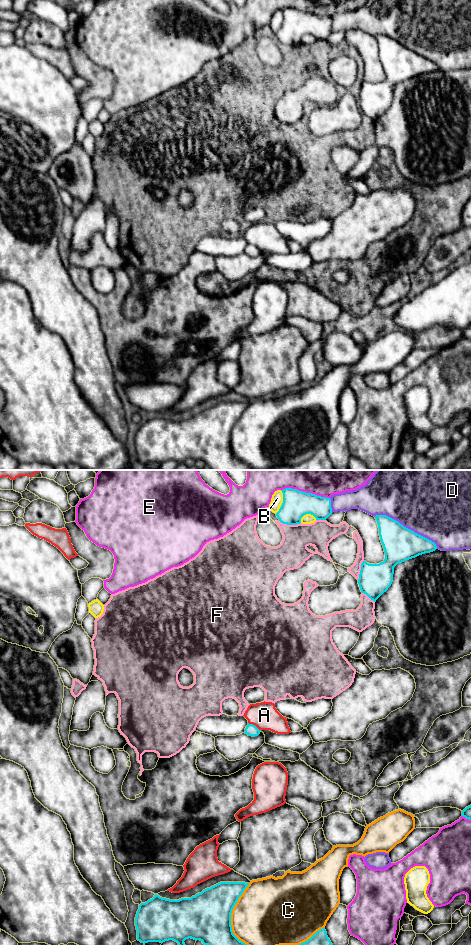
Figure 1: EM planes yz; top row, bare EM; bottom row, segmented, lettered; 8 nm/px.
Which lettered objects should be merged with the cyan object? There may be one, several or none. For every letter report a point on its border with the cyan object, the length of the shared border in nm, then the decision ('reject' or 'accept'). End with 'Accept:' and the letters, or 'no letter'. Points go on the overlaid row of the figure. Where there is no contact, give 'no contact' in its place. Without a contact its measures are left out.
A: meets cyan in yz at (254, 725); contact 130 nm long; accept
B: meets cyan in yz at (283, 502); contact 200 nm long; reject
C: meets cyan in yz at (230, 914); contact 500 nm long; reject
D: meets cyan in yz at (407, 528); contact 550 nm long; reject
E: meets cyan in yz at (305, 492); contact 400 nm long; reject
F: meets cyan in yz at (290, 524); contact 170 nm long; reject
Accept: A

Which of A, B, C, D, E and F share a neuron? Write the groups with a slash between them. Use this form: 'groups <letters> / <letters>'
groups A / B / C / D / E / F

